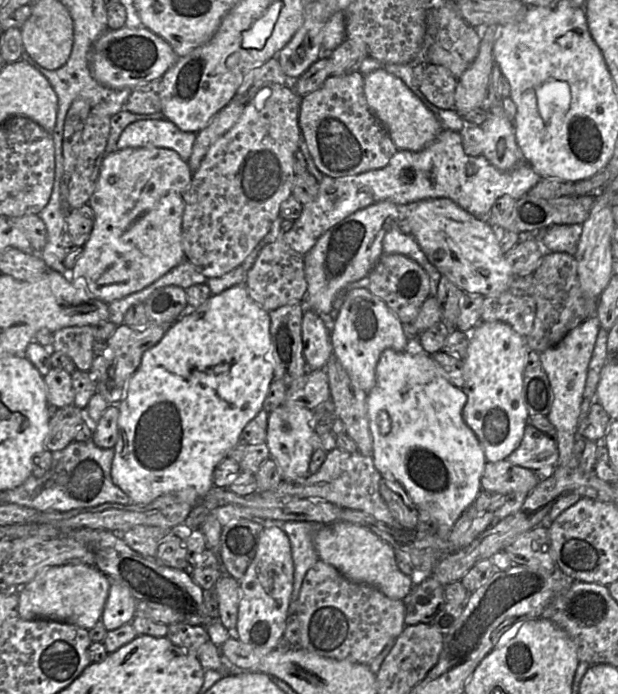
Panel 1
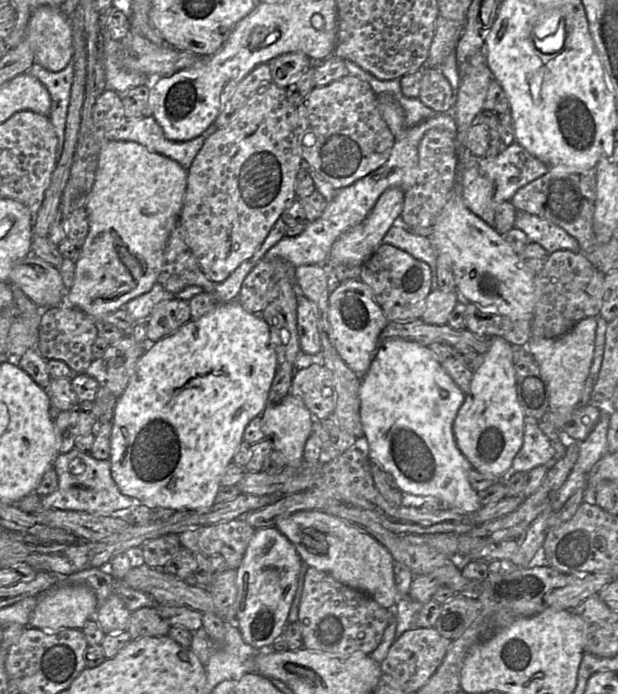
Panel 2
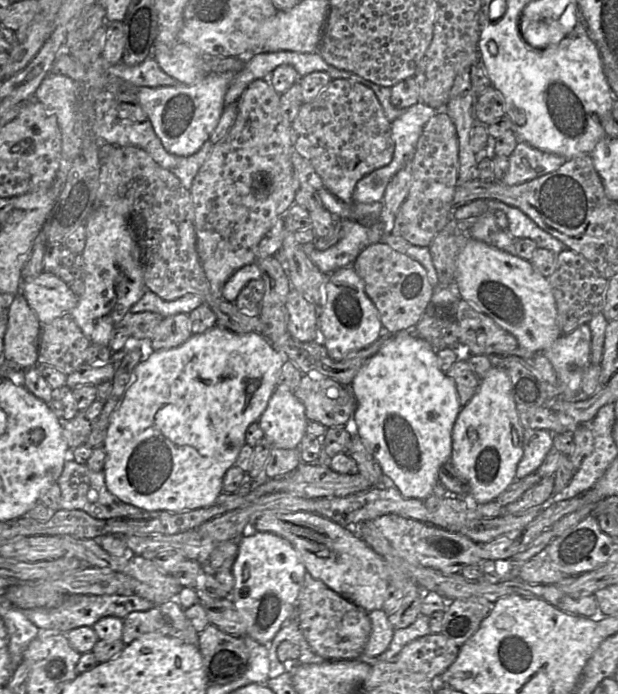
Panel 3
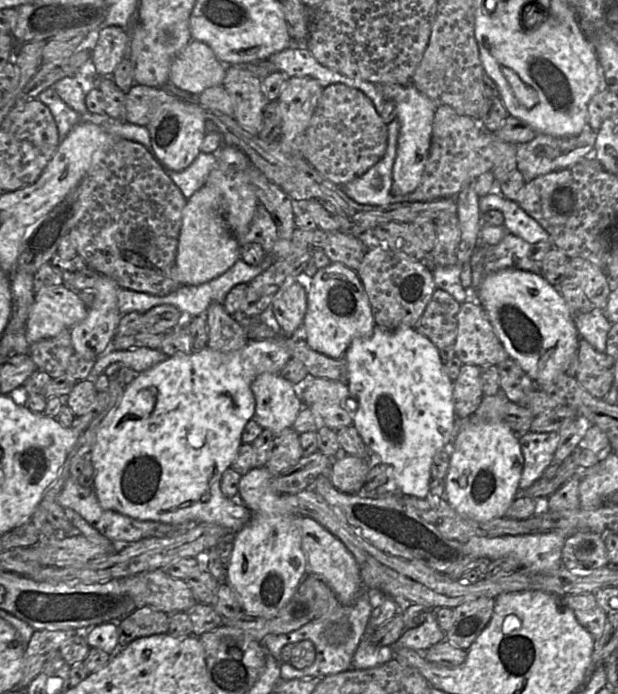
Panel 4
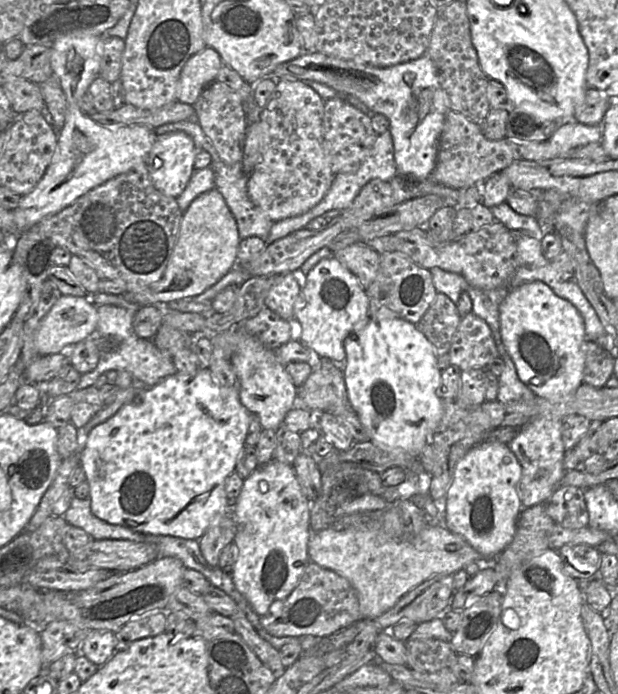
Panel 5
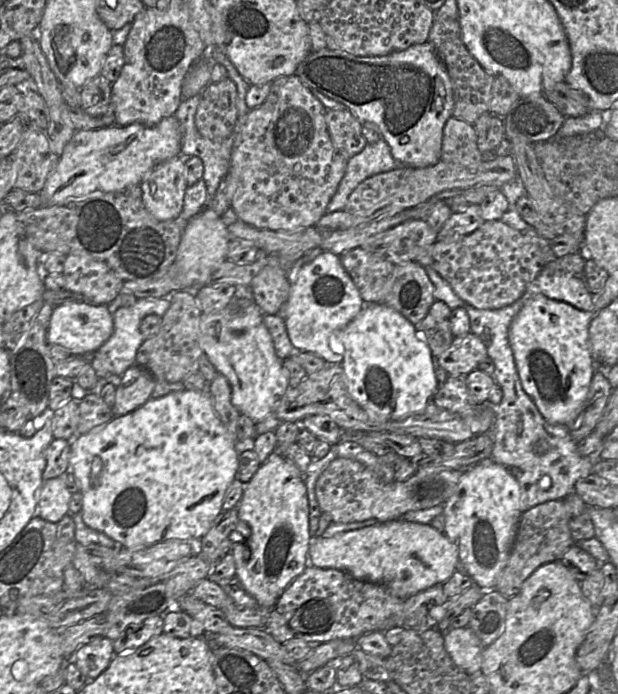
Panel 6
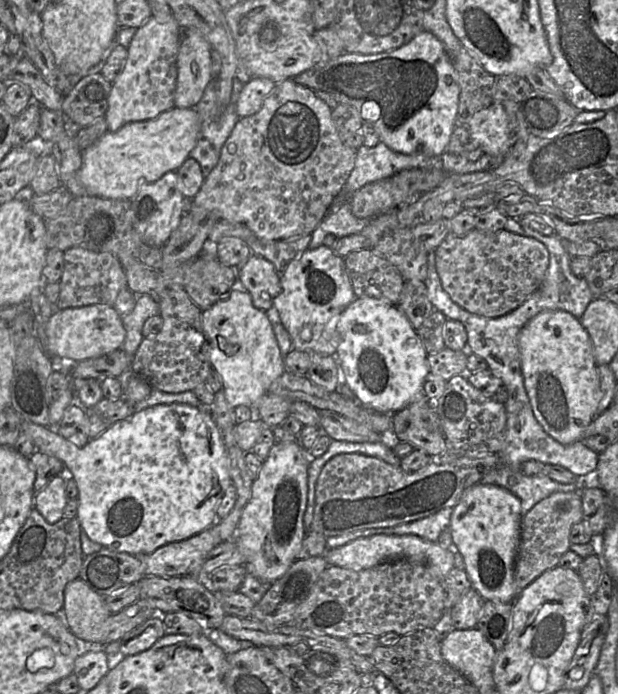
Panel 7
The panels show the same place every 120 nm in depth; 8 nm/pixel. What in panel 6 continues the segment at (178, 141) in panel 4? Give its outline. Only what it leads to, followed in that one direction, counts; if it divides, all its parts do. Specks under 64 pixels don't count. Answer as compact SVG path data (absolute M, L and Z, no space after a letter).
M184 156L171 158L154 167L141 183L143 203L160 221L176 219L187 188Z

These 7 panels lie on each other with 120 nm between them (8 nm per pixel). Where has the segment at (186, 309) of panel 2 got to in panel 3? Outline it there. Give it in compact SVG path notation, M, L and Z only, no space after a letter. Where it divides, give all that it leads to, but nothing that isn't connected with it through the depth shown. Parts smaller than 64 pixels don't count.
M178 313L164 317L151 338L153 351L175 348L192 337L189 315Z

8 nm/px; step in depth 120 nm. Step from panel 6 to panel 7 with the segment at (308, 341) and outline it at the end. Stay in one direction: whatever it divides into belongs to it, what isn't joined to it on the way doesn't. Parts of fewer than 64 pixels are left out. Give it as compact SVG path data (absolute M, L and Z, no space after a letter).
M323 244L316 249L305 250L280 273L281 292L273 305L293 341L293 347L335 356L340 343L337 332L339 317L356 298L344 258Z

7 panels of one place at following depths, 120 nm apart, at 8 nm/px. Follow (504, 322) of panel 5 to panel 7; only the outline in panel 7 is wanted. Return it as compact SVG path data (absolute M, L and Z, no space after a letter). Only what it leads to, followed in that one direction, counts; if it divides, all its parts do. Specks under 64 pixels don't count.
M563 310L542 311L518 336L524 386L535 418L561 444L581 441L596 416L600 380L591 338L580 319Z

